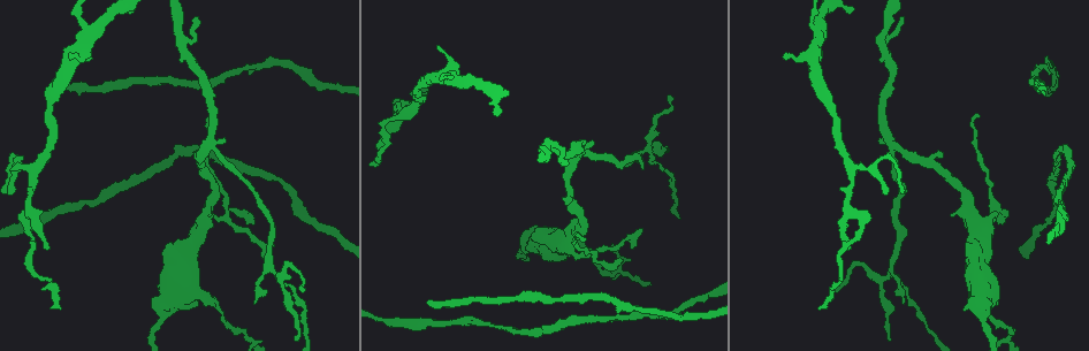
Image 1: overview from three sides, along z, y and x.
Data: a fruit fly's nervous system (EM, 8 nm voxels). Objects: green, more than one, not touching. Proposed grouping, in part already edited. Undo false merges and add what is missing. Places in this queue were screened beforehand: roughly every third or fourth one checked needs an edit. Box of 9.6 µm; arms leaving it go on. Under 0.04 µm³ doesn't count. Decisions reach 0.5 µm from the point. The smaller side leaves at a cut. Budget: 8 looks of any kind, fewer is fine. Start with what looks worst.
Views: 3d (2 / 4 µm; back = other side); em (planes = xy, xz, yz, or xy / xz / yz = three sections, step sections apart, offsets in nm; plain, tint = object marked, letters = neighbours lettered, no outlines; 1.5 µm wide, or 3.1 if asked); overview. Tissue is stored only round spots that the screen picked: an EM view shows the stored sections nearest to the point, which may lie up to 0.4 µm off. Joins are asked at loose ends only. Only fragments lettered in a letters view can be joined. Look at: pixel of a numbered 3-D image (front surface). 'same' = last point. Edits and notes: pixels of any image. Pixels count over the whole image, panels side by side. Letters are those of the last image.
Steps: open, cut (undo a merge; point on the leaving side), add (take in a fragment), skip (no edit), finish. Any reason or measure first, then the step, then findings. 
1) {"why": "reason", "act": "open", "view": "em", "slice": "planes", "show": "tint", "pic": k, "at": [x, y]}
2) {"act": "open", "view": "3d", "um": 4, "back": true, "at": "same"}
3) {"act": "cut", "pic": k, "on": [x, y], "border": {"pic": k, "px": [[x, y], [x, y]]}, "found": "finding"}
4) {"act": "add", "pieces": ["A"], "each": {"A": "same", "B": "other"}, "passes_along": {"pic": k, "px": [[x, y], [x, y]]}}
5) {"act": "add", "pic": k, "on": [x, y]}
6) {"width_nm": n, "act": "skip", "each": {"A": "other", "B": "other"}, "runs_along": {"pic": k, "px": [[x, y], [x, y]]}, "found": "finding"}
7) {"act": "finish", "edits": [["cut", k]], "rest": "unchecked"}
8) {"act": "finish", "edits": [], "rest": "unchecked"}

{"why": "an open end", "act": "open", "view": "3d", "um": 4, "pic": 1, "at": [1041, 86]}

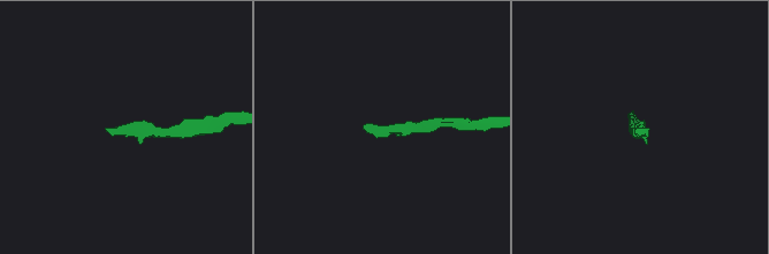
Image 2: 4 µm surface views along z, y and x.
{"act": "open", "view": "em", "slice": "xy", "step": 4, "show": "letters", "pic": 2, "at": [365, 128]}

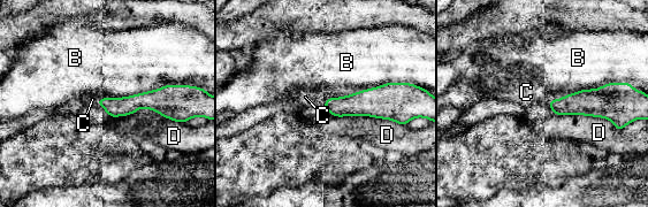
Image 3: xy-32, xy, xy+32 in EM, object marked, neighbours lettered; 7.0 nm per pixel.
{"act": "open", "view": "em", "slice": "planes", "show": "letters", "at": "same"}

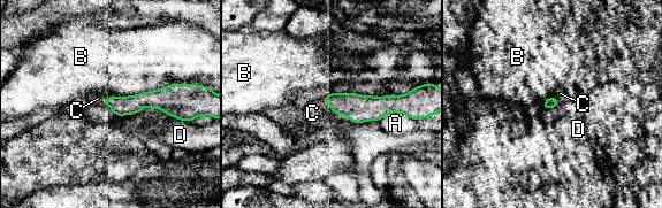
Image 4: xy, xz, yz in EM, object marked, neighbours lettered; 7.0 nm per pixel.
{"act": "add", "pic": 4, "on": [312, 113], "each": {"A": "other", "B": "other", "C": "same", "D": "other"}, "found": "the neuron continues"}

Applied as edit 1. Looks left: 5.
{"act": "open", "view": "overview"}

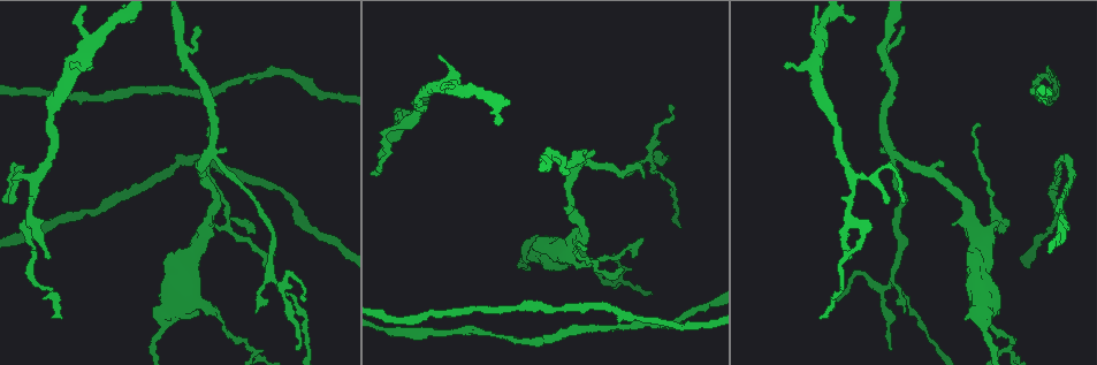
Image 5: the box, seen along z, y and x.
{"act": "open", "view": "3d", "um": 2, "back": true, "pic": 5, "at": [70, 68]}

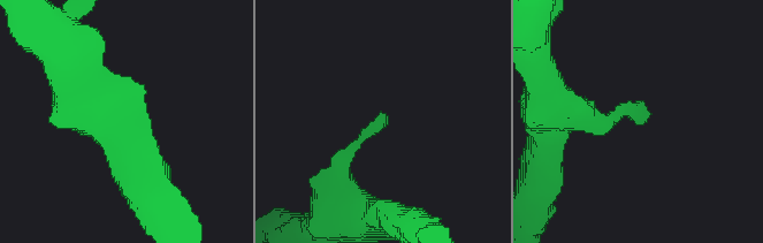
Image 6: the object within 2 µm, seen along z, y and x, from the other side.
{"act": "open", "view": "em", "slice": "planes", "show": "tint", "pic": 6, "at": [386, 115]}

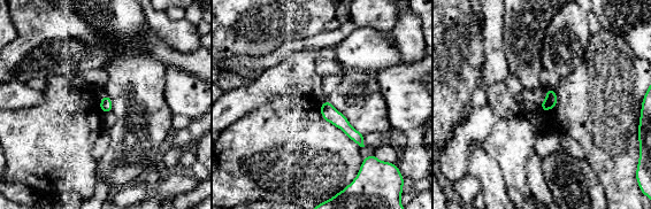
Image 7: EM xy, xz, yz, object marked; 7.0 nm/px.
{"act": "open", "view": "em", "slice": "planes", "show": "letters", "at": "same"}

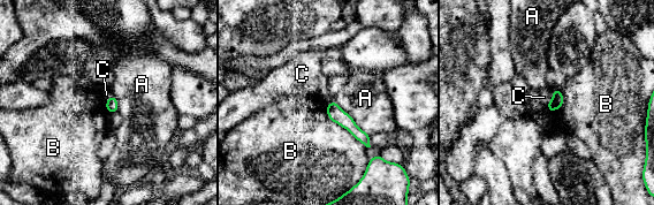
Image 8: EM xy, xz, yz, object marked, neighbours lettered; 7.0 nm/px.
{"act": "skip", "each": {"A": "other", "B": "other", "C": "other"}, "runs_along": {"pic": 8, "px": [[329, 107], [366, 142]]}, "found": "none of them fits"}

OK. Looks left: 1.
{"act": "finish", "edits": [["add", 4]], "rest": "unchecked"}

